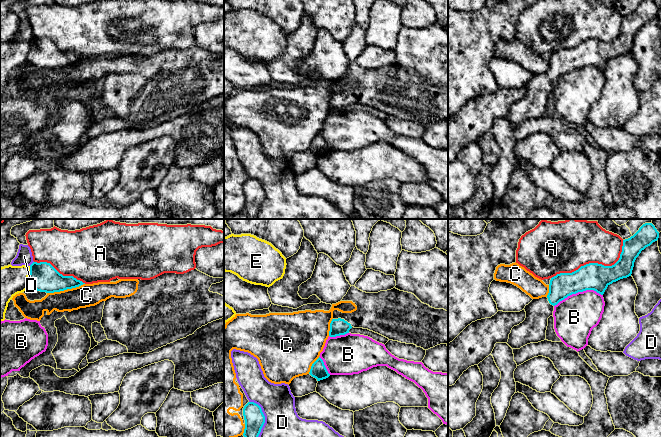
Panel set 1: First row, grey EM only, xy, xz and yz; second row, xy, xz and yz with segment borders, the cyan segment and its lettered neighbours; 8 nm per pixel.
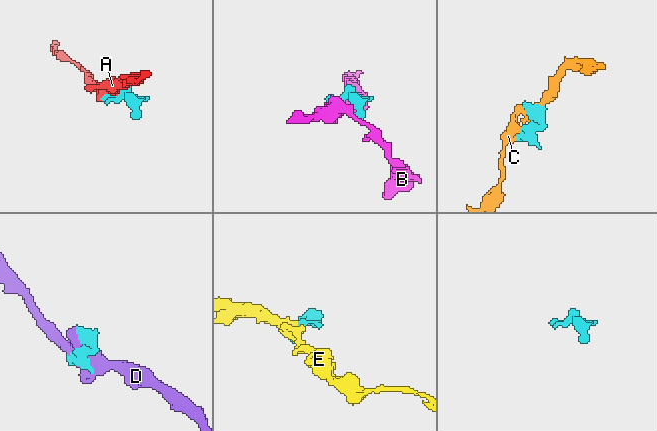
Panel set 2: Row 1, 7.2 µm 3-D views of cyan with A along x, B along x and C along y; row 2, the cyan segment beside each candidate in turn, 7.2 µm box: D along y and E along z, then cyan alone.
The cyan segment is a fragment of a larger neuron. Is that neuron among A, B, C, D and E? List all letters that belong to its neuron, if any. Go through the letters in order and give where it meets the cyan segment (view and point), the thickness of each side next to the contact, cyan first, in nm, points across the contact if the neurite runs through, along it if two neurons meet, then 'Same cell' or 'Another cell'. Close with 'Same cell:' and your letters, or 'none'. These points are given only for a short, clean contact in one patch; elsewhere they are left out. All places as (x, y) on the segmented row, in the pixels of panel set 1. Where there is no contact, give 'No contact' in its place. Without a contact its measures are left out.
A: Touches cyan at yz (594, 263). Thickness 220 nm (cyan) against 400 nm. Another cell
B: Touches cyan at yz (578, 291). Thickness 220 nm (cyan) against 340 nm. Another cell
C: Touches cyan at xy (65, 289). Thickness 240 nm (cyan) against 190 nm. Another cell
D: Touches cyan at xz (264, 416). Thickness 160 nm (cyan) against 280 nm. Another cell
E: Touches cyan at xy (28, 276). Thickness 240 nm (cyan) against 280 nm. Boundary: xy (30, 266), (27, 286). Another cell
Same cell: none

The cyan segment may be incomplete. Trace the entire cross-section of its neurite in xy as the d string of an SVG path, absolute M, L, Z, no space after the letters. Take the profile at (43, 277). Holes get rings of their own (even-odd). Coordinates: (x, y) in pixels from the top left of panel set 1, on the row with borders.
M33 262L30 265L28 287L40 292L54 293L79 287L85 283L73 276L63 276L50 263Z

